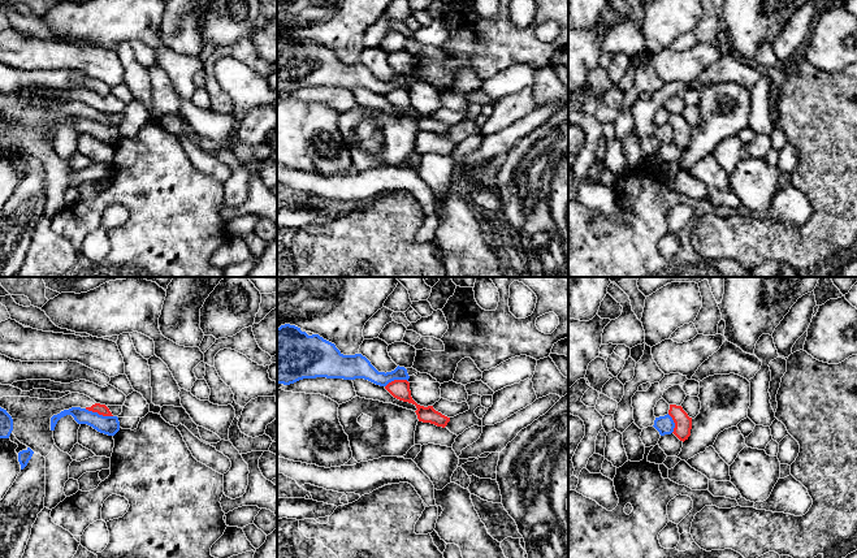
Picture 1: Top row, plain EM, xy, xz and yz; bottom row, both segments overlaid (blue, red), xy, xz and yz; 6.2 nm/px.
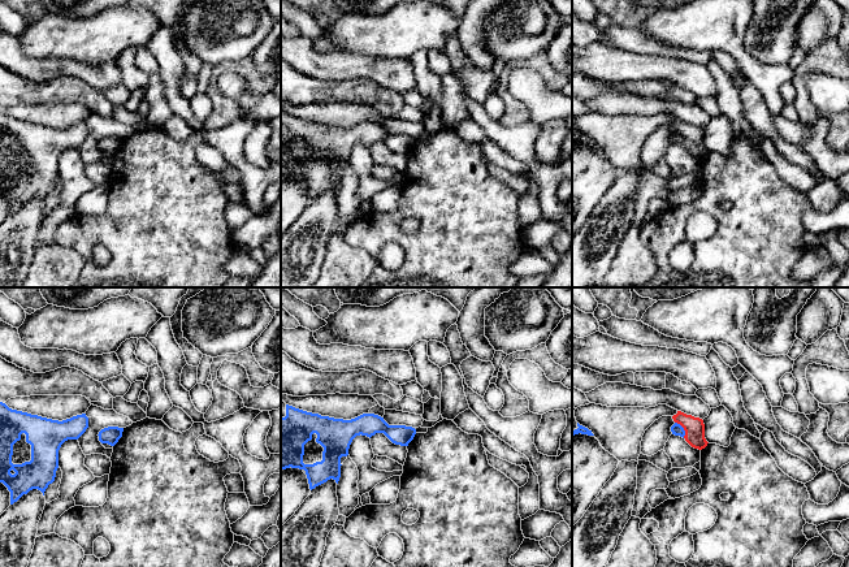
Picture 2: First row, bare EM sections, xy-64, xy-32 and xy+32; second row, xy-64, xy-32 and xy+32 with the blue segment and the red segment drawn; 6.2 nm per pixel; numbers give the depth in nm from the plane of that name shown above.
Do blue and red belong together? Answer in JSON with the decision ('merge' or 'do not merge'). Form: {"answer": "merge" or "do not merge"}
{"answer": "do not merge"}

